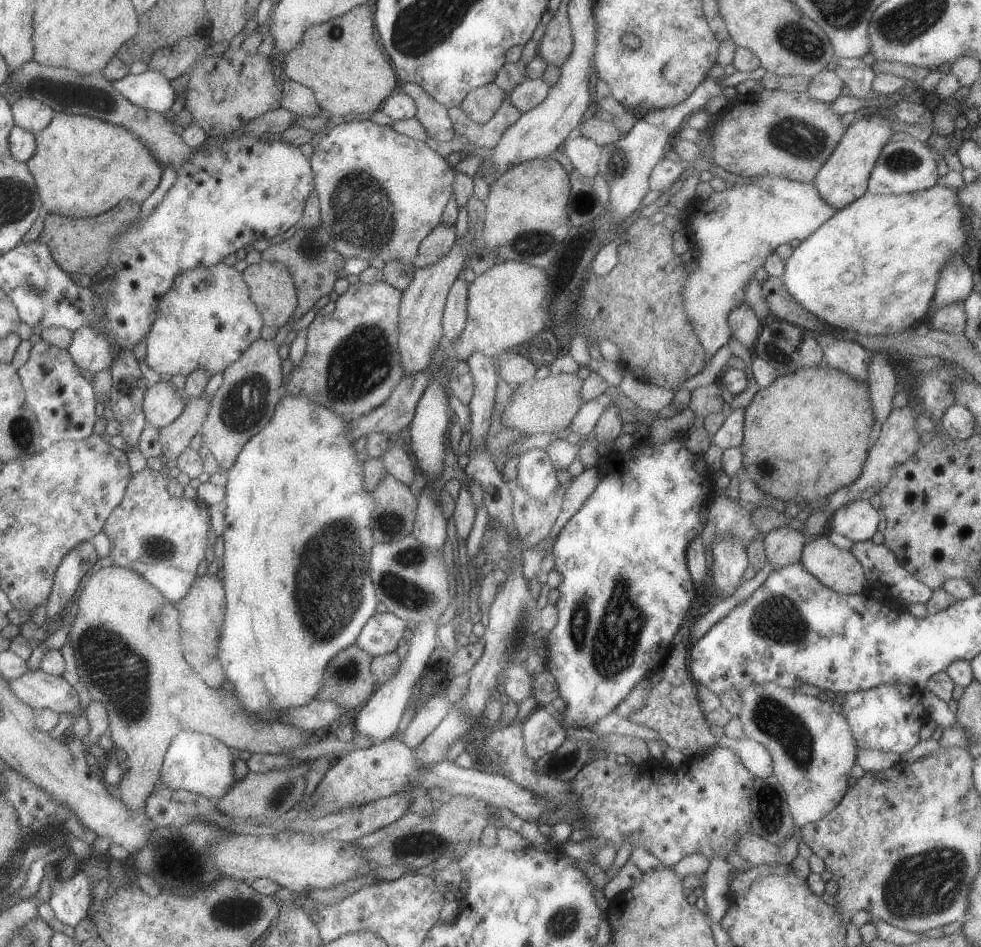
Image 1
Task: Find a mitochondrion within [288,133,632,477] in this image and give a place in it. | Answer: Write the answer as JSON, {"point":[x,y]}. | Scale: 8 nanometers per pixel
{"point":[362,212]}

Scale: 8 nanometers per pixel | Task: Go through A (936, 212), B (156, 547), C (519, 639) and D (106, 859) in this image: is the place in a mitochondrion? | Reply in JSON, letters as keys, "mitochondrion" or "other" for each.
{"A":"other","B":"mitochondrion","C":"mitochondrion","D":"other"}

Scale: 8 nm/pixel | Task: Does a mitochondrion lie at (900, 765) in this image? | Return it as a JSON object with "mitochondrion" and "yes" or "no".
{"mitochondrion":"no"}

